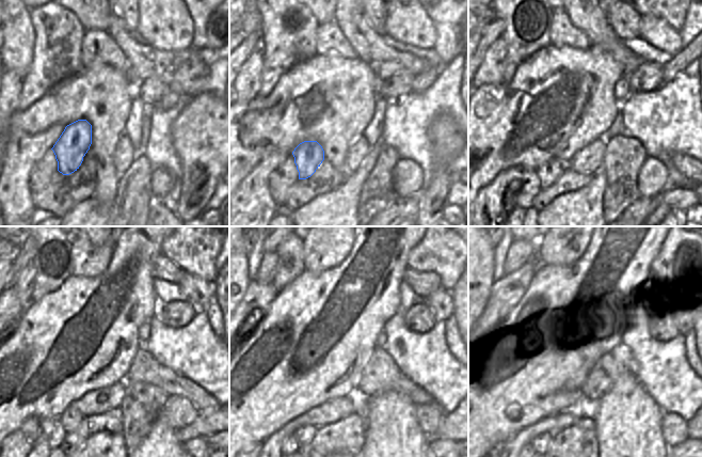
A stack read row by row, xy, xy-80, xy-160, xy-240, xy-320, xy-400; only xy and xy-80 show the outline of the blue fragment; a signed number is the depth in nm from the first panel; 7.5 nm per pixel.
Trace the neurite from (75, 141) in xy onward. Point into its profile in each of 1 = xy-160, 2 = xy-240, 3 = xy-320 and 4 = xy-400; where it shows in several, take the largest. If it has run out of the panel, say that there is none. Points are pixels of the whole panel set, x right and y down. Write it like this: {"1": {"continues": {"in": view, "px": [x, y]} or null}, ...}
{"1": {"continues": {"in": "xy-160", "px": [548, 173]}}, "2": {"continues": {"in": "xy-240", "px": [70, 418]}}, "3": {"continues": {"in": "xy-320", "px": [305, 435]}}, "4": {"continues": {"in": "xy-400", "px": [541, 442]}}}

